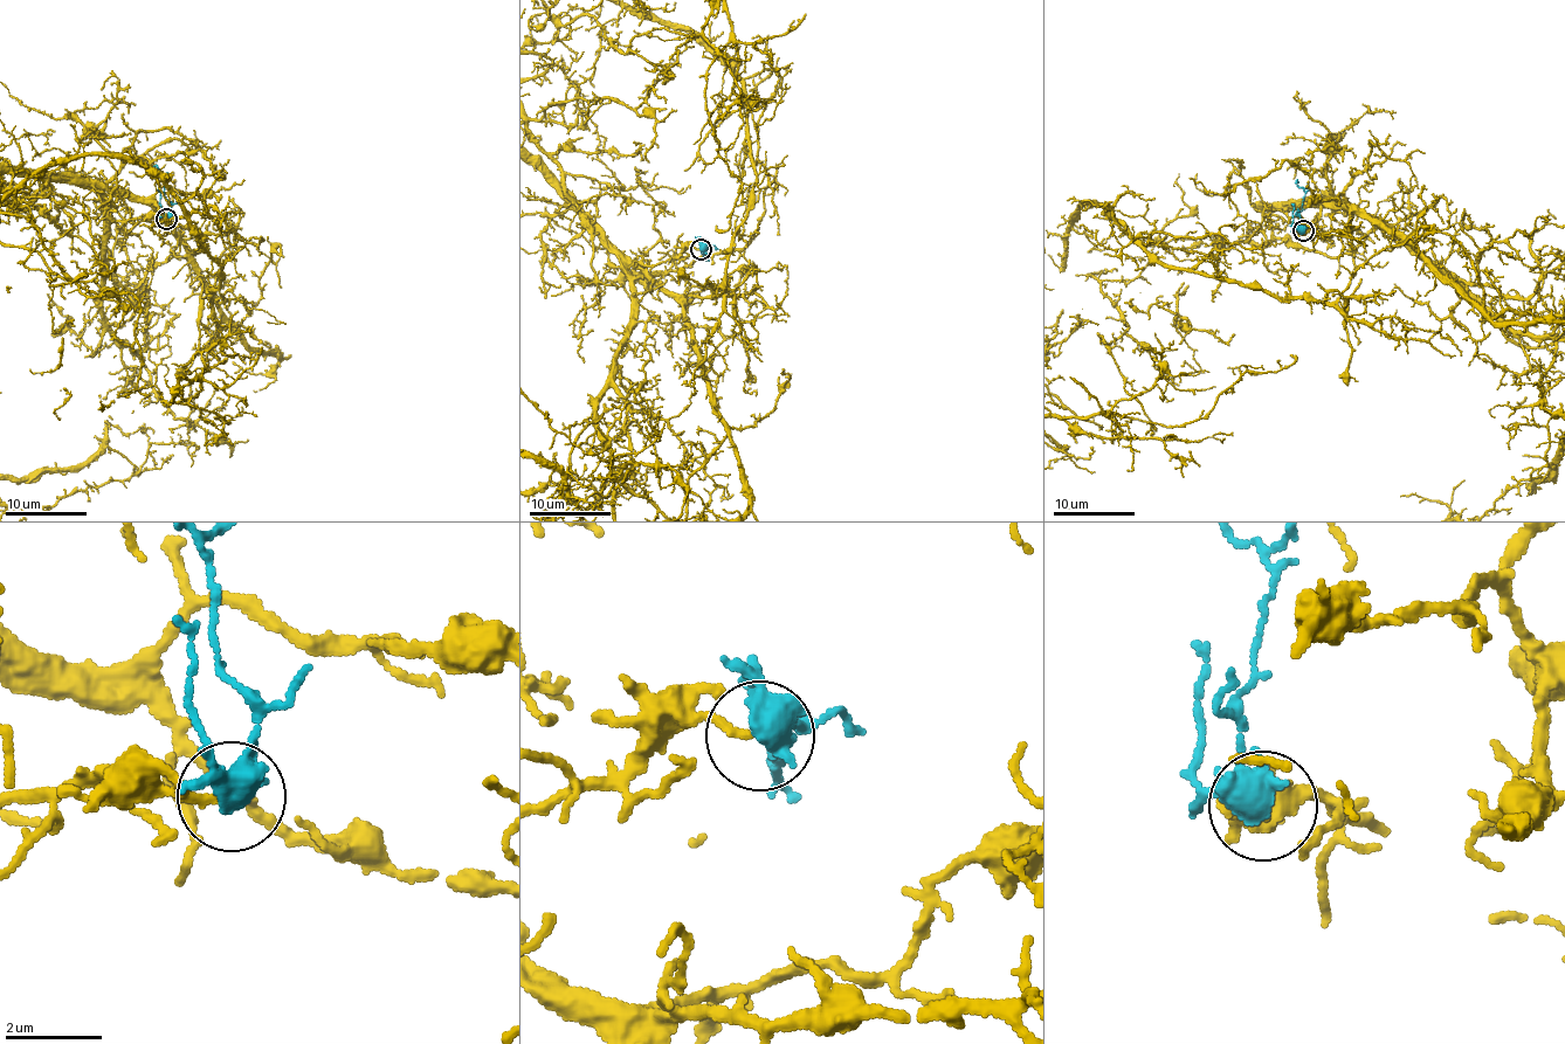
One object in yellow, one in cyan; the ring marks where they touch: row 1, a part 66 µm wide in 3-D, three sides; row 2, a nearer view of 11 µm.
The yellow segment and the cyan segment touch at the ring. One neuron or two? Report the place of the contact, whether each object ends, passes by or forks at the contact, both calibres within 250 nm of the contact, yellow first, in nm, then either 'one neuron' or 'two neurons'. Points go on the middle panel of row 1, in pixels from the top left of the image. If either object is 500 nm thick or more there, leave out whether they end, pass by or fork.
(701, 249) | yellow ends | cyan forks | 180/380 nm | two neurons

